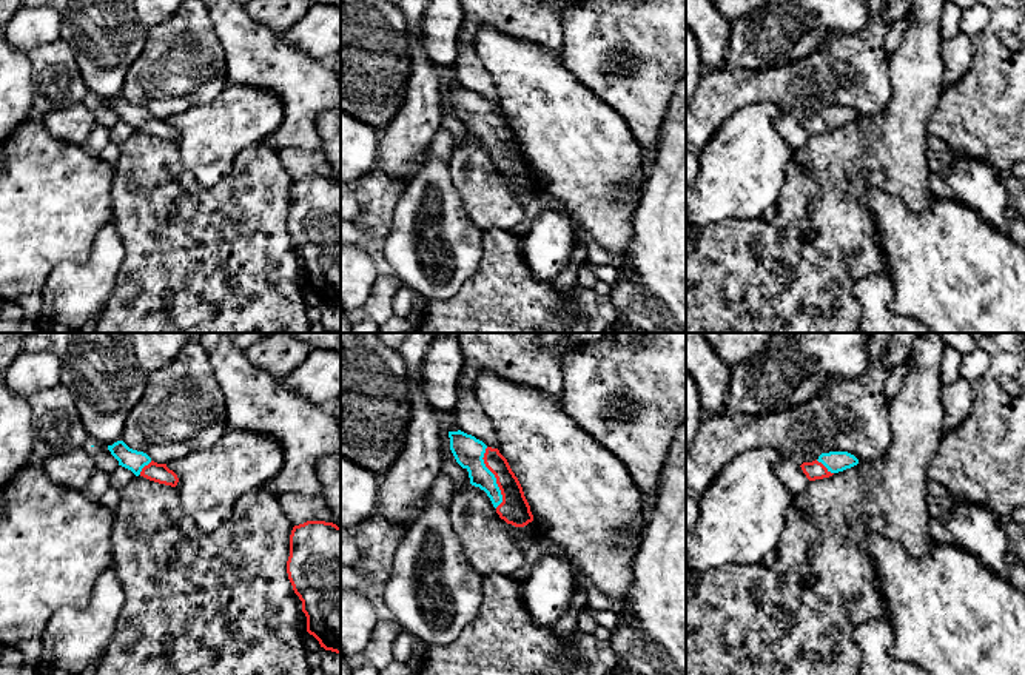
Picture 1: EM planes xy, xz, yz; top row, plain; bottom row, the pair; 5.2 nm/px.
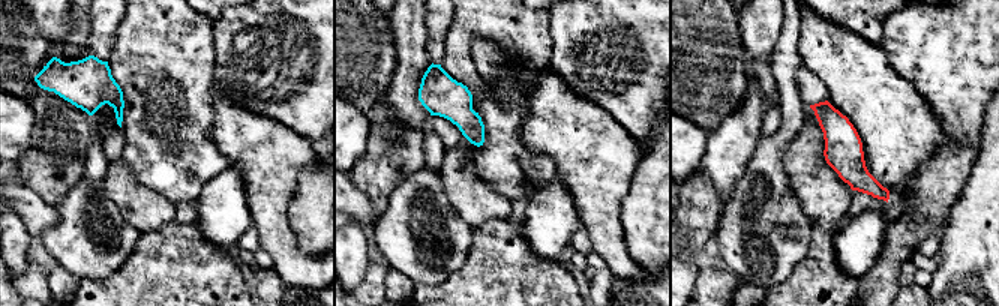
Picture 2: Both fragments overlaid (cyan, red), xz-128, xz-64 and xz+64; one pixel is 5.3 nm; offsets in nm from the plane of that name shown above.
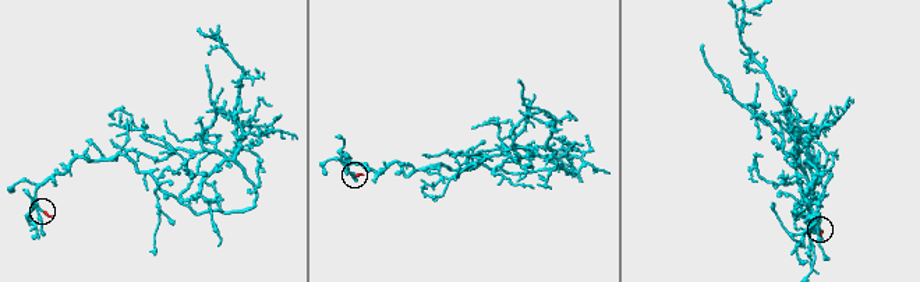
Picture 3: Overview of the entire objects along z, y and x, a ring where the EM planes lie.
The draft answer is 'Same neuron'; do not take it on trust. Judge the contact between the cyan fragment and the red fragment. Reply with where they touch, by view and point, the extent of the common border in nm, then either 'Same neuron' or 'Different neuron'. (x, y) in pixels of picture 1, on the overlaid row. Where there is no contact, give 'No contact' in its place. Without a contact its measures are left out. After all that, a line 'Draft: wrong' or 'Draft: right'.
Touches cyan at xz (495, 478). Shared border 320 nm. Same neuron
Draft: right

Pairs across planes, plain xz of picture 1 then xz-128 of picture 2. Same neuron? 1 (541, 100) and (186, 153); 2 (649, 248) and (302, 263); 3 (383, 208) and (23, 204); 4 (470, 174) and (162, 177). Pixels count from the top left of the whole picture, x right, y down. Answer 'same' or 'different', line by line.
1: different
2: different
3: different
4: different

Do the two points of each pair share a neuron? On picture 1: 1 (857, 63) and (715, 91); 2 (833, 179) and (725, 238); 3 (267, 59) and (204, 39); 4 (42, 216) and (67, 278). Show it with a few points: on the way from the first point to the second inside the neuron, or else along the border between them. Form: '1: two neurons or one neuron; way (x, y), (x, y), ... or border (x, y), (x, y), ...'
1: one neuron; way (822, 77), (803, 80), (793, 87), (751, 87)
2: one neuron; way (806, 202), (771, 238), (751, 238)
3: two neurons; border (208, 16), (224, 53), (227, 79)
4: two neurons; border (93, 245), (84, 262), (62, 261), (39, 292)

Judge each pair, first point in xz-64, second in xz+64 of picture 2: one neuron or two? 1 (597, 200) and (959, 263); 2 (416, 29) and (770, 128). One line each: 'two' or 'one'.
1: two
2: two

